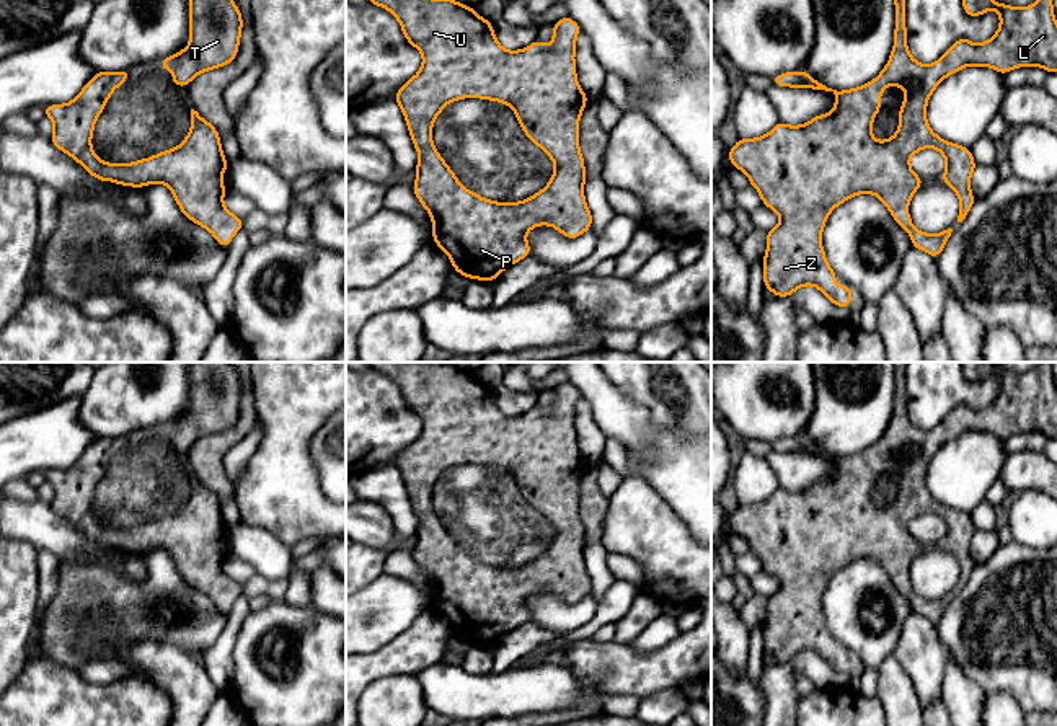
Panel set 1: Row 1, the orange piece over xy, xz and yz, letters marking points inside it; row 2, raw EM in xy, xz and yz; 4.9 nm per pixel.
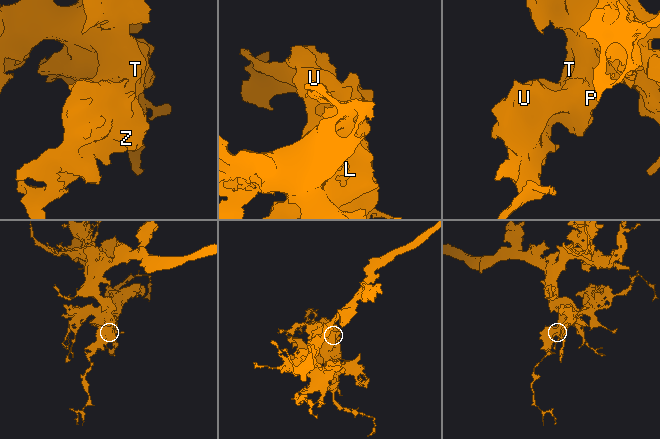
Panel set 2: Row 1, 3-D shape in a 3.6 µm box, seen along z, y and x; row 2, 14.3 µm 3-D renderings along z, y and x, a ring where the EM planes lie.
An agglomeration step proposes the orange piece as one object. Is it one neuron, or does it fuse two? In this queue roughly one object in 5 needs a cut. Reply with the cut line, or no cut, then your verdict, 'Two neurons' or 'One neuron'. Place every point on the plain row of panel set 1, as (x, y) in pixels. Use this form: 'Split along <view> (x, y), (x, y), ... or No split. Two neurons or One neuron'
No split. One neuron

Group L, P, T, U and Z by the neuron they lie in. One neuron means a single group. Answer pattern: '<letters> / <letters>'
L P T U Z

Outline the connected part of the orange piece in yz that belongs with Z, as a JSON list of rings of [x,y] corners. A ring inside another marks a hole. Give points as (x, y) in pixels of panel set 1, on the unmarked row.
[[[894,362],[896,395],[891,423],[881,439],[851,455],[837,457],[814,445],[806,436],[785,437],[773,442],[773,450],[789,454],[825,455],[835,460],[835,473],[830,478],[812,483],[801,491],[776,491],[765,501],[755,504],[737,504],[728,517],[731,530],[749,542],[762,569],[780,581],[775,594],[767,597],[767,617],[762,625],[763,651],[773,661],[789,662],[804,651],[817,653],[834,671],[848,674],[851,651],[837,651],[837,640],[825,625],[822,613],[822,595],[829,579],[856,560],[874,560],[889,574],[894,586],[909,597],[912,612],[938,623],[951,602],[953,594],[930,600],[913,592],[909,569],[915,556],[923,550],[922,543],[910,533],[910,522],[923,514],[936,514],[946,525],[941,547],[954,555],[959,563],[957,587],[962,587],[975,564],[971,558],[971,540],[975,527],[971,514],[943,506],[927,488],[927,468],[935,454],[949,440],[964,432],[990,432],[1008,439],[1016,432],[1037,431],[1046,437],[1057,437],[1057,387],[1054,383],[1054,362],[1041,362],[1033,370],[1016,374],[997,369],[990,362],[961,362],[967,382],[974,383],[995,375],[1000,380],[998,396],[985,408],[974,409],[967,403],[957,405],[933,429],[917,427],[907,414],[905,362]],[[896,450],[905,458],[899,476],[897,498],[887,506],[876,506],[871,498],[873,486],[881,475],[881,458]]]

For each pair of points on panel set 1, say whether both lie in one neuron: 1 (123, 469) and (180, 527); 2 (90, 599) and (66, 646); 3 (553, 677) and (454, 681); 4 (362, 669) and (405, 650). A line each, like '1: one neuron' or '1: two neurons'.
1: one neuron
2: one neuron
3: one neuron
4: one neuron

